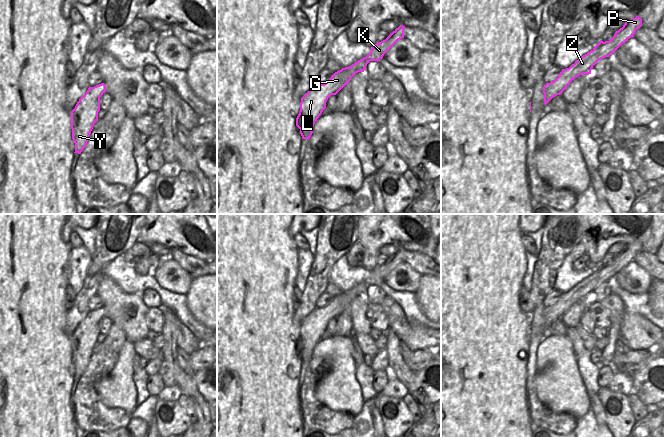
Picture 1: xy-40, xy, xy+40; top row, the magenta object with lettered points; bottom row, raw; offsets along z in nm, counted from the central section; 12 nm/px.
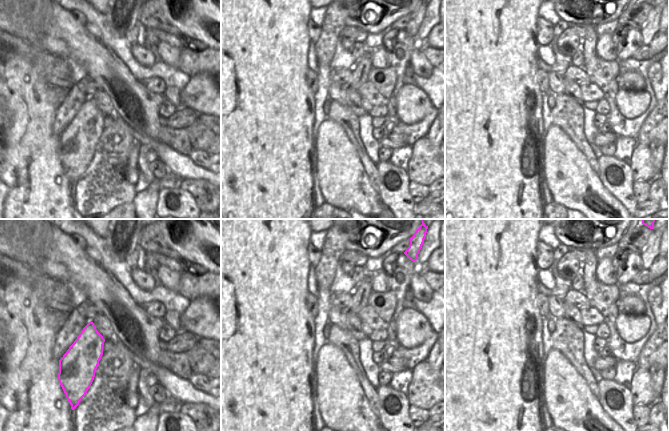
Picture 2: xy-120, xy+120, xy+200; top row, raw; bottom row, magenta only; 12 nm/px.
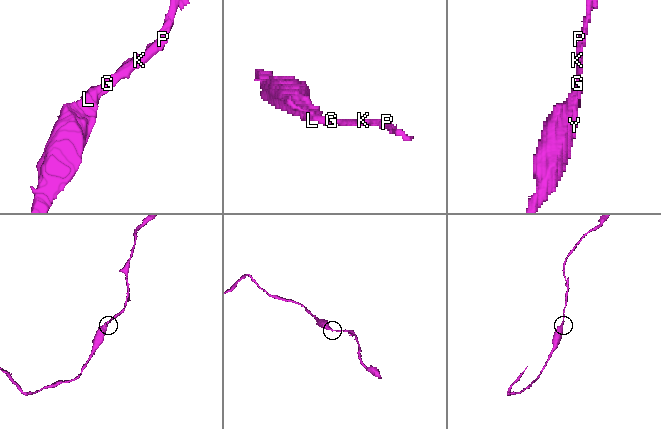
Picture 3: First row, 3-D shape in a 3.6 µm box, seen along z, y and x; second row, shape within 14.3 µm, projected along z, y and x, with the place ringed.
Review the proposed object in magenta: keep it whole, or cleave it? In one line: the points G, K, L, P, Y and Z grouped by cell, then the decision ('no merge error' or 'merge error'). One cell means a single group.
G K L P Y Z | no merge error

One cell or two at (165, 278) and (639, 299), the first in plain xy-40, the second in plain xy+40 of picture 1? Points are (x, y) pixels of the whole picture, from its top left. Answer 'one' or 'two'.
two

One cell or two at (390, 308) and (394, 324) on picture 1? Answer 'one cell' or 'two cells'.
one cell

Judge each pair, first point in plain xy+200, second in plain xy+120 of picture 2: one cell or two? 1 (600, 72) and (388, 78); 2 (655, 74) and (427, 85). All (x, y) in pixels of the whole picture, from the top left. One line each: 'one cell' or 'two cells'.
1: one cell
2: two cells

